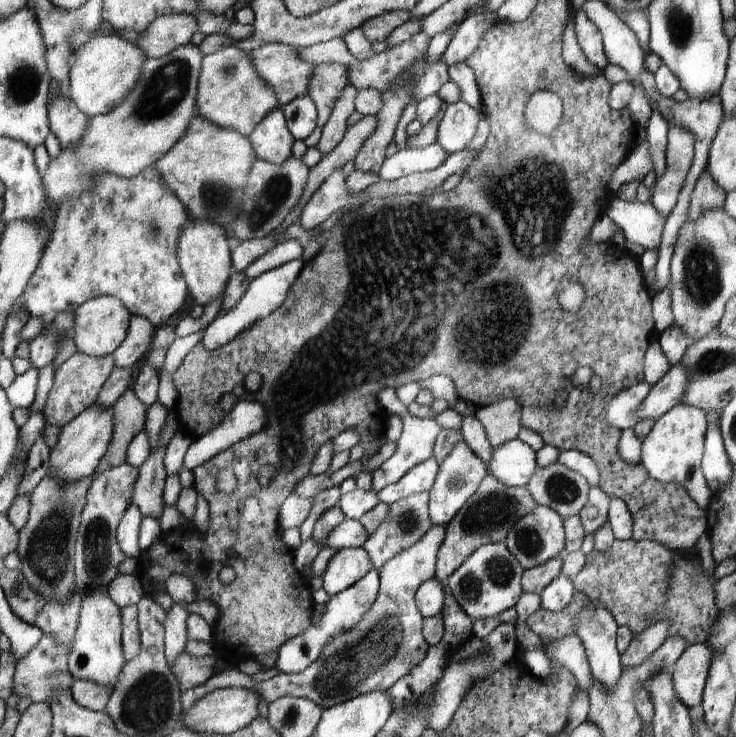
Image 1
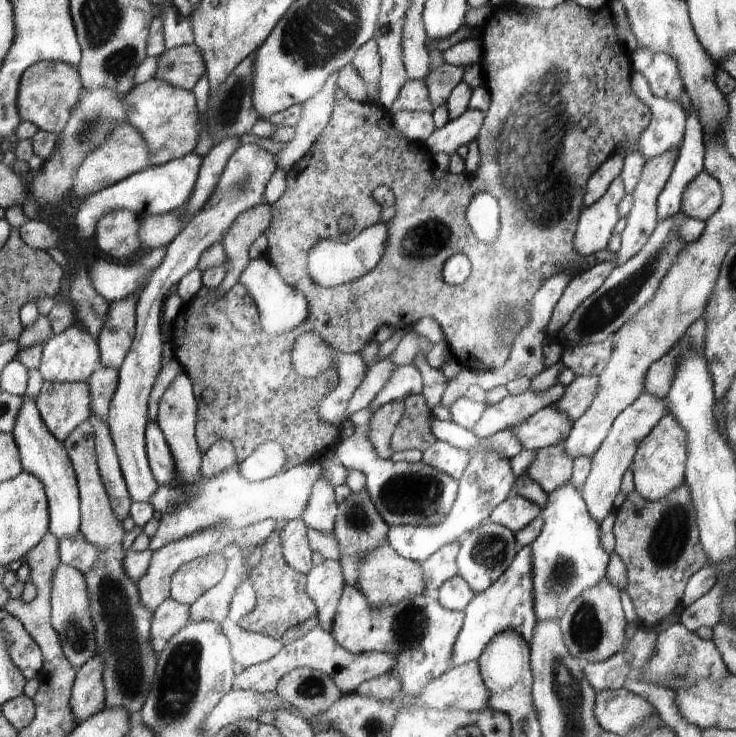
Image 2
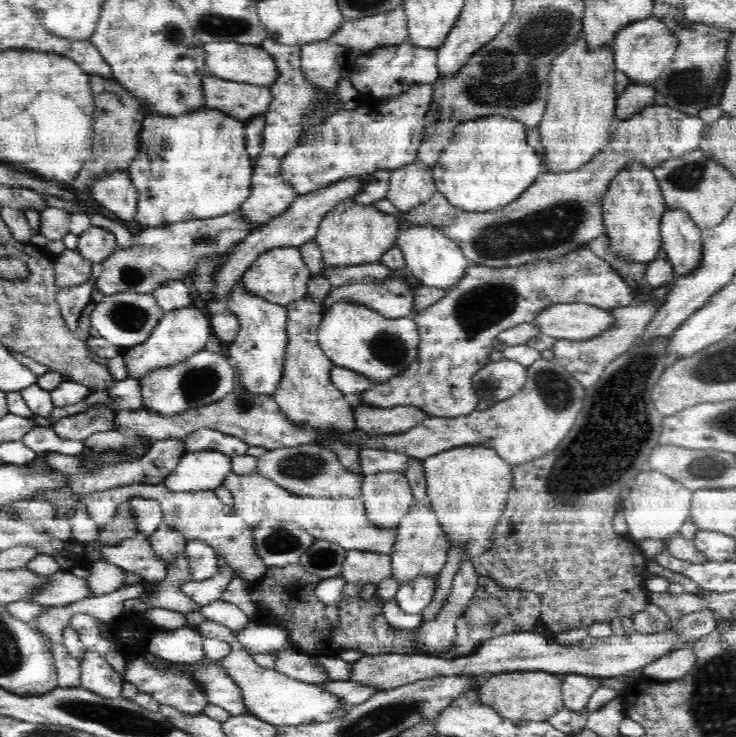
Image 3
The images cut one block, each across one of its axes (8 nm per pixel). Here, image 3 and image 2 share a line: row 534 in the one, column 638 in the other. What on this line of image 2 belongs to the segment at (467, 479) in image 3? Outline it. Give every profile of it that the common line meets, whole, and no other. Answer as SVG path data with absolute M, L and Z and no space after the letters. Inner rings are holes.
M666 415L638 445L636 456L631 465L635 490L647 501L660 501L672 490L685 482L685 464L688 461L688 438L685 427L672 415Z

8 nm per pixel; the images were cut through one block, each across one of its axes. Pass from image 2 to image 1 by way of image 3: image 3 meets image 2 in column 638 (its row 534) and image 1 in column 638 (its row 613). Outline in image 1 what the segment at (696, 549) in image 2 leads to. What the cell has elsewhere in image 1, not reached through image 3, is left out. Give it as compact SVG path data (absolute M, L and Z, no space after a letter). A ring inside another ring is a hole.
M615 539L614 543L604 551L592 550L590 554L587 555L586 564L584 568L580 570L580 573L573 579L573 582L576 583L576 588L578 592L582 592L586 596L590 596L590 600L594 603L600 603L603 605L612 615L617 622L617 627L628 626L630 631L632 631L633 638L638 637L640 634L645 633L647 629L654 623L659 621L669 622L669 627L667 628L668 637L681 637L685 641L685 646L690 647L697 645L698 643L706 643L709 640L709 634L712 633L713 626L716 625L716 622L719 618L719 610L716 606L714 588L717 584L717 580L714 576L713 569L710 570L710 574L705 572L705 568L700 562L700 558L696 554L692 554L686 551L674 551L671 550L665 544L658 543L657 541L650 541L645 539L642 541L634 541L633 539Z

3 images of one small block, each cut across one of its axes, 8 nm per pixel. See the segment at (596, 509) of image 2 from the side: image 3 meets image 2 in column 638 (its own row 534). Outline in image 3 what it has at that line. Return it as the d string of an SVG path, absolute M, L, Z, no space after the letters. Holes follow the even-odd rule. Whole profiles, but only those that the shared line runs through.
M428 496L413 502L408 512L400 519L396 529L396 546L389 555L392 560L391 576L397 578L398 584L412 582L415 577L422 576L423 573L434 576L442 570L447 561L448 551L453 544L437 521Z

